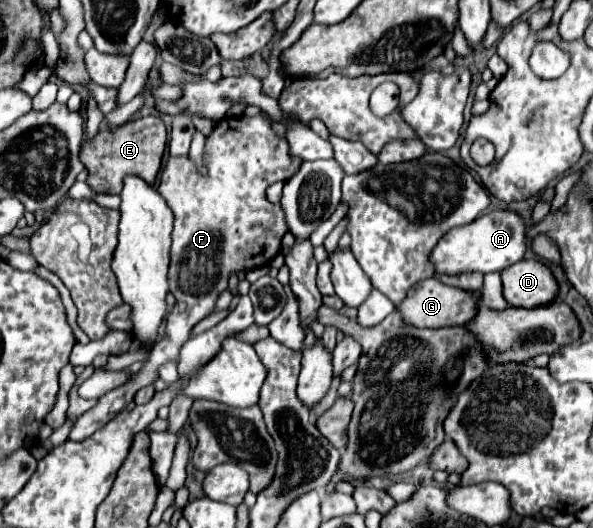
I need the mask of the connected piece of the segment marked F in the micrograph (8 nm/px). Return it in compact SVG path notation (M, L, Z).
M260 111L254 117L224 117L216 123L210 137L206 137L202 161L208 169L206 175L196 171L196 163L188 155L168 157L160 173L158 191L168 201L174 213L174 231L170 247L168 287L176 297L176 305L168 315L166 337L160 339L144 367L130 375L130 379L108 391L98 403L78 417L70 439L84 441L116 413L126 409L136 391L152 385L158 379L158 367L176 361L180 347L190 339L190 329L214 311L218 295L228 287L232 273L246 273L256 267L268 265L280 253L280 241L288 231L284 209L280 203L270 203L266 189L272 183L288 181L300 169L302 159L292 157L288 141L272 129L270 117Z

